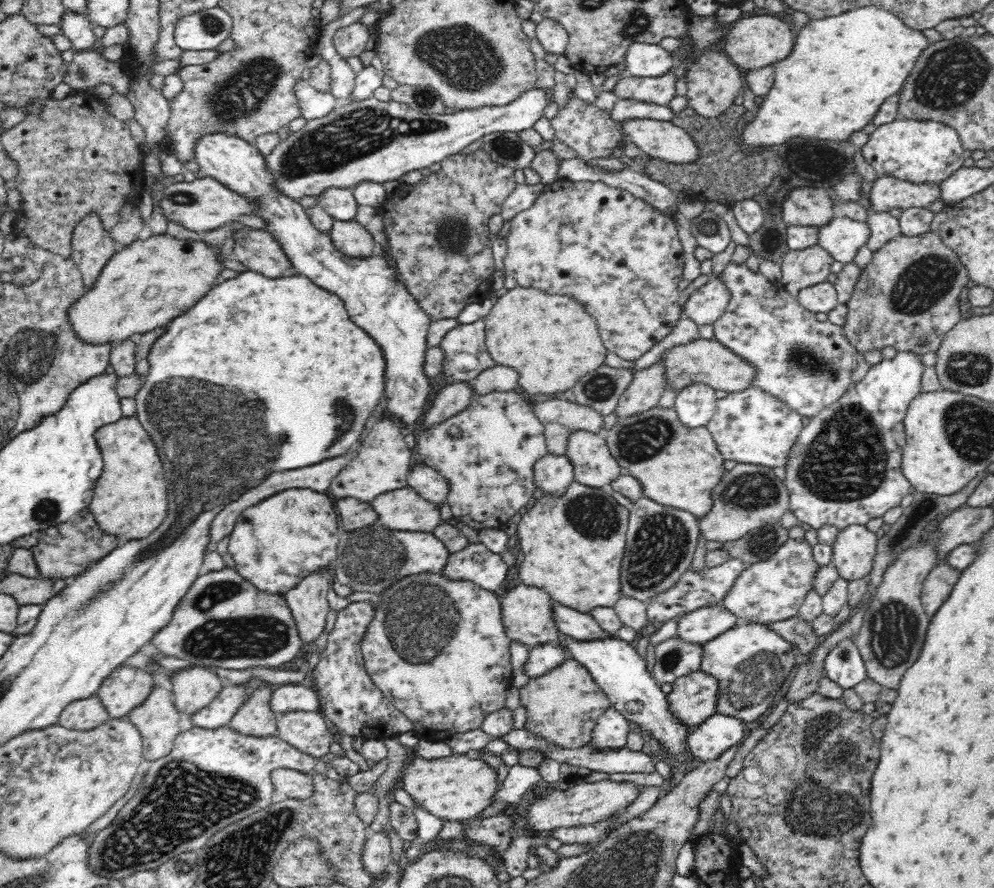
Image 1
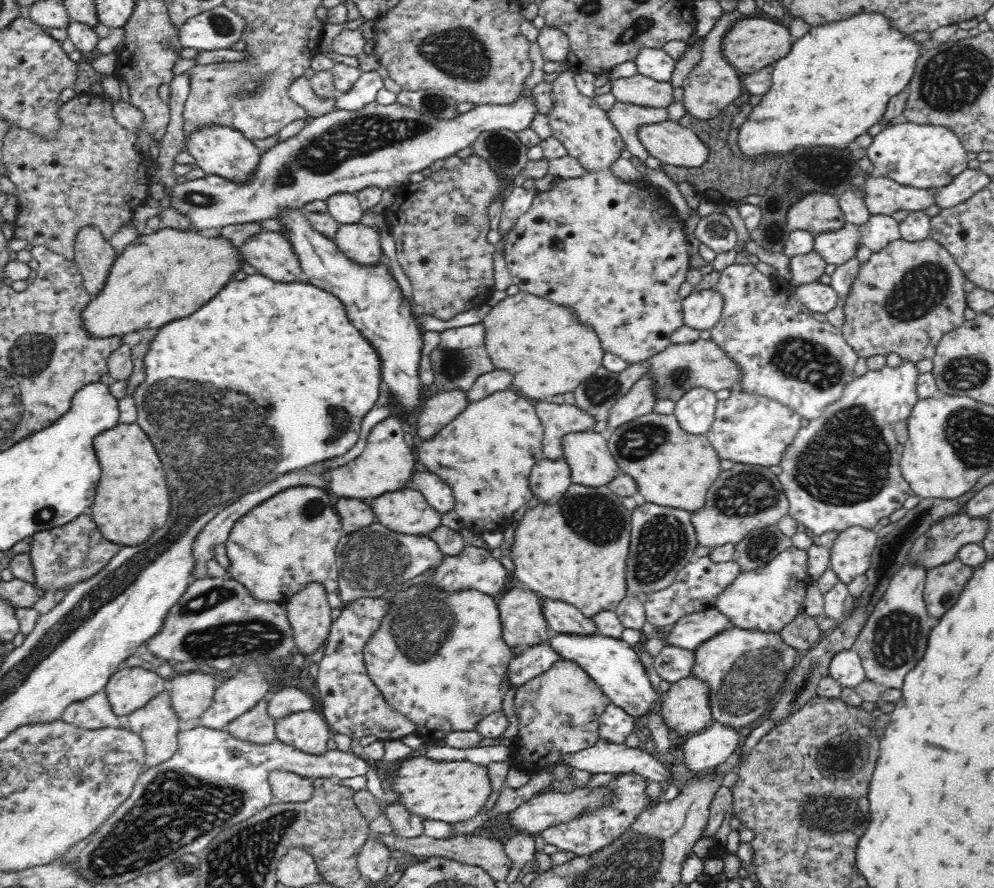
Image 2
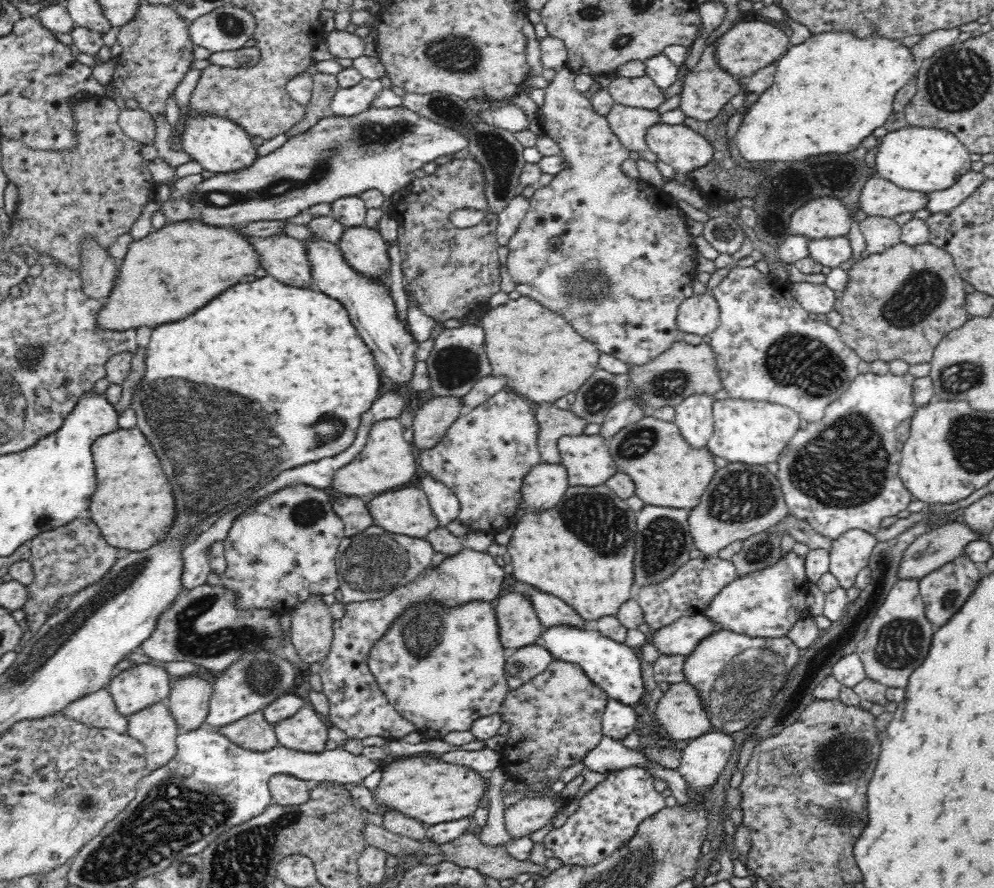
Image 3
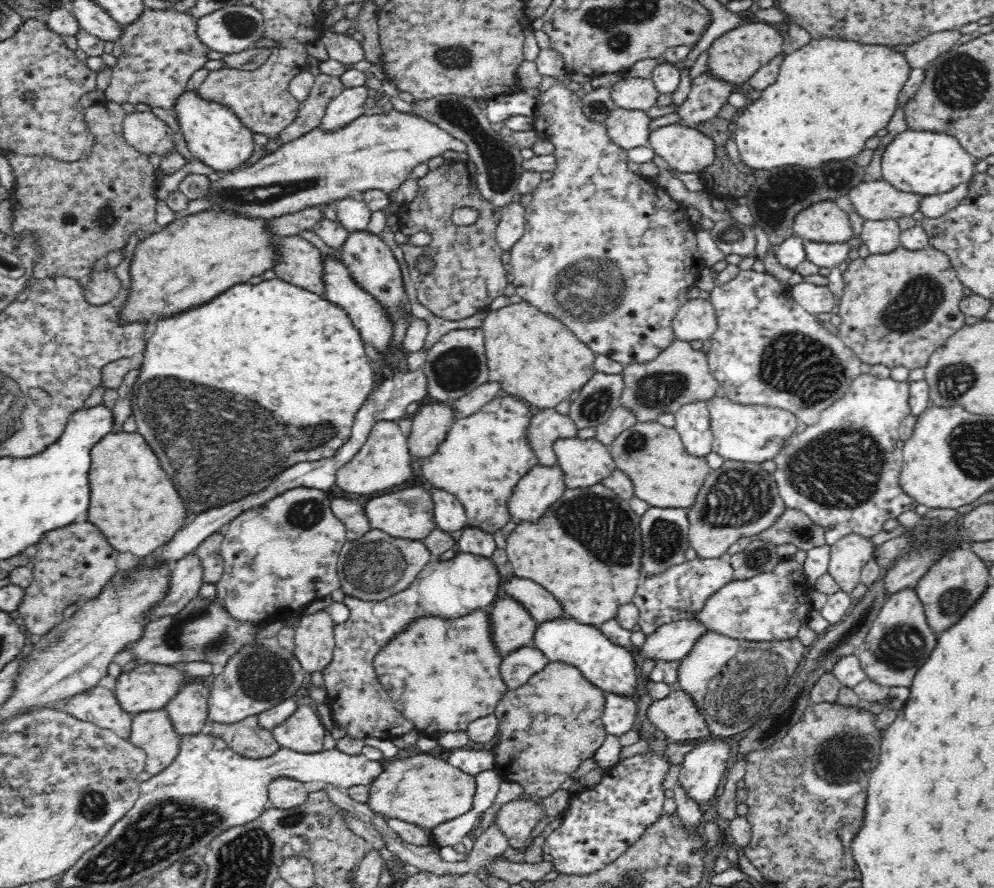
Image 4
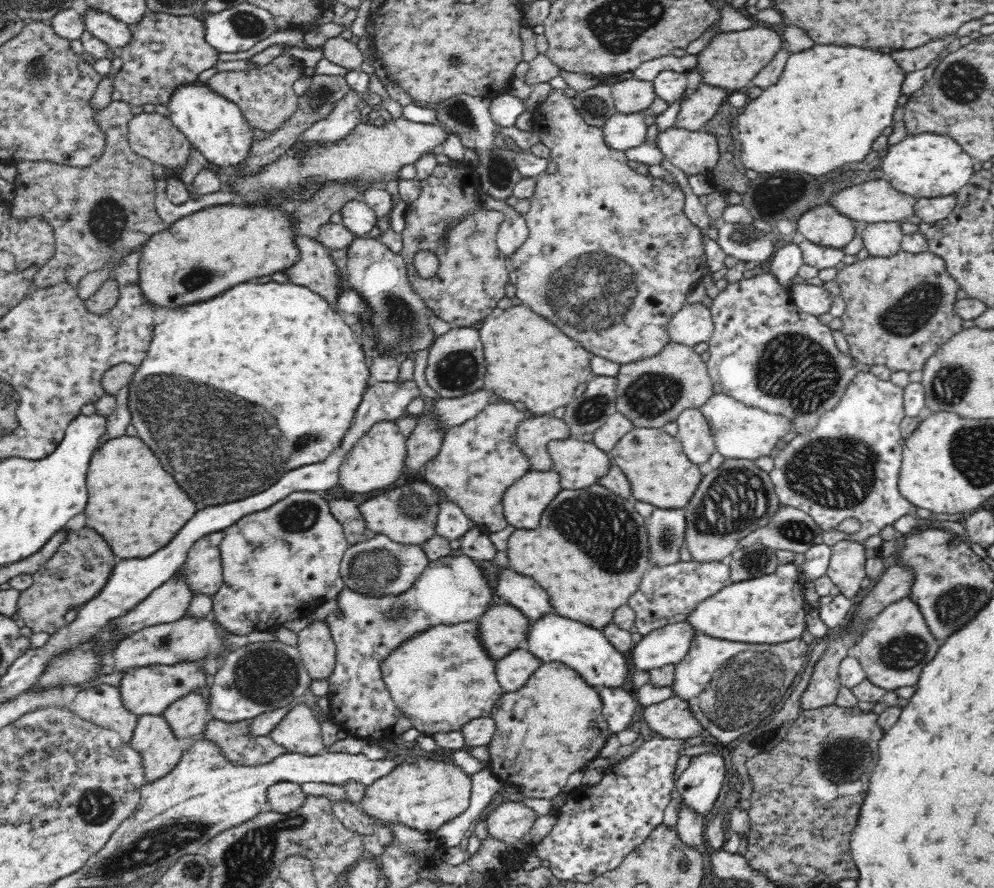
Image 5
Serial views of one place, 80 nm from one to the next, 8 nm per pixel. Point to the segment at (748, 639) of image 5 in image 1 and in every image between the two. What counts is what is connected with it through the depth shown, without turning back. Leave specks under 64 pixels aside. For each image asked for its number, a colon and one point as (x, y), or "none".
1: (772, 591)
2: (766, 599)
3: (766, 604)
4: (772, 606)

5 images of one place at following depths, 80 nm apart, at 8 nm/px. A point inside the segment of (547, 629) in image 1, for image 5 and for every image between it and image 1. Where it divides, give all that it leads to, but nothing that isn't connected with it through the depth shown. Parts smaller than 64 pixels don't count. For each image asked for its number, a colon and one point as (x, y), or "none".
2: (523, 624)
3: (518, 624)
4: (512, 627)
5: (502, 629)

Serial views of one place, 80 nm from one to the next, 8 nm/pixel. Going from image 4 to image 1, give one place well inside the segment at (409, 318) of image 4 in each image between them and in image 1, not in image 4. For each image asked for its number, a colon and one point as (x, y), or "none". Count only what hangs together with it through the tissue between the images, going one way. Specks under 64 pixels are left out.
1: (351, 238)
2: (360, 243)
3: (364, 249)

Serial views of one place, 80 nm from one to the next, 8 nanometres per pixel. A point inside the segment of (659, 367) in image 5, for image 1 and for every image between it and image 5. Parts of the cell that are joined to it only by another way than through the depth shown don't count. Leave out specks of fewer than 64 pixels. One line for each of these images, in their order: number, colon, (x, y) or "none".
1: (704, 361)
2: (675, 371)
3: (683, 370)
4: (679, 375)

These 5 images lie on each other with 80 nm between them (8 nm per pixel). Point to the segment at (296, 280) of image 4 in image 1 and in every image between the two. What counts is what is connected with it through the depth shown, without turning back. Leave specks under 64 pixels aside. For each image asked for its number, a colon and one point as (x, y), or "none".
1: (258, 250)
2: (271, 254)
3: (285, 258)

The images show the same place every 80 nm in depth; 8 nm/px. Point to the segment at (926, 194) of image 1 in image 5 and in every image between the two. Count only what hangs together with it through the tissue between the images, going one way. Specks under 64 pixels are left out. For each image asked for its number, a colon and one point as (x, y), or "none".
2: (882, 196)
3: (879, 197)
4: (877, 199)
5: (874, 201)

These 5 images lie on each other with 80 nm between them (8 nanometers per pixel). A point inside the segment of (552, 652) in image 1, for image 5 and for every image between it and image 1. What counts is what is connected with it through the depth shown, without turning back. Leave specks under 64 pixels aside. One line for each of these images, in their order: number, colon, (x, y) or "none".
2: (532, 660)
3: (522, 664)
4: (518, 667)
5: (513, 671)

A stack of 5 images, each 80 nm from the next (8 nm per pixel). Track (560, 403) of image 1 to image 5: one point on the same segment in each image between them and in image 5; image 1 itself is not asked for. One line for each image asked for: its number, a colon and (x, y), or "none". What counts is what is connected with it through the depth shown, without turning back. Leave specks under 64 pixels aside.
2: (558, 420)
3: (553, 423)
4: (545, 426)
5: (532, 435)

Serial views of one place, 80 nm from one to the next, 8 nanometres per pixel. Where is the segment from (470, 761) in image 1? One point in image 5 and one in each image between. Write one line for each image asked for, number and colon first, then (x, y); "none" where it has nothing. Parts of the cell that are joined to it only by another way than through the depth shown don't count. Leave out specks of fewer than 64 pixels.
2: (448, 791)
3: (428, 789)
4: (424, 790)
5: (424, 796)

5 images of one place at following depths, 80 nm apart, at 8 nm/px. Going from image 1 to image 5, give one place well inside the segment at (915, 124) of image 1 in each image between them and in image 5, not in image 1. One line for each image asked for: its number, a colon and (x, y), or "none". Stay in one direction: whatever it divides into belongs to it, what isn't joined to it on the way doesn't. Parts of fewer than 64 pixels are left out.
2: (921, 156)
3: (927, 160)
4: (925, 163)
5: (927, 165)

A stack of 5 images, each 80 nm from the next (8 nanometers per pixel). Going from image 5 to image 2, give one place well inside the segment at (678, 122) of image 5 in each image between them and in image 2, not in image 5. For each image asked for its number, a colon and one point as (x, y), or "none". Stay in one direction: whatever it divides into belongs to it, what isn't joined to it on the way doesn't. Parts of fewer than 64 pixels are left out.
2: (711, 87)
3: (708, 88)
4: (708, 96)

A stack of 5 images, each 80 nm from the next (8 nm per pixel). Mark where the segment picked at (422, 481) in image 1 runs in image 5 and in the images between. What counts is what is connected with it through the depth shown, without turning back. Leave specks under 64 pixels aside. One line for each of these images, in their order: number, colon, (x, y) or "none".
2: (439, 495)
3: (446, 507)
4: (449, 514)
5: (452, 524)

